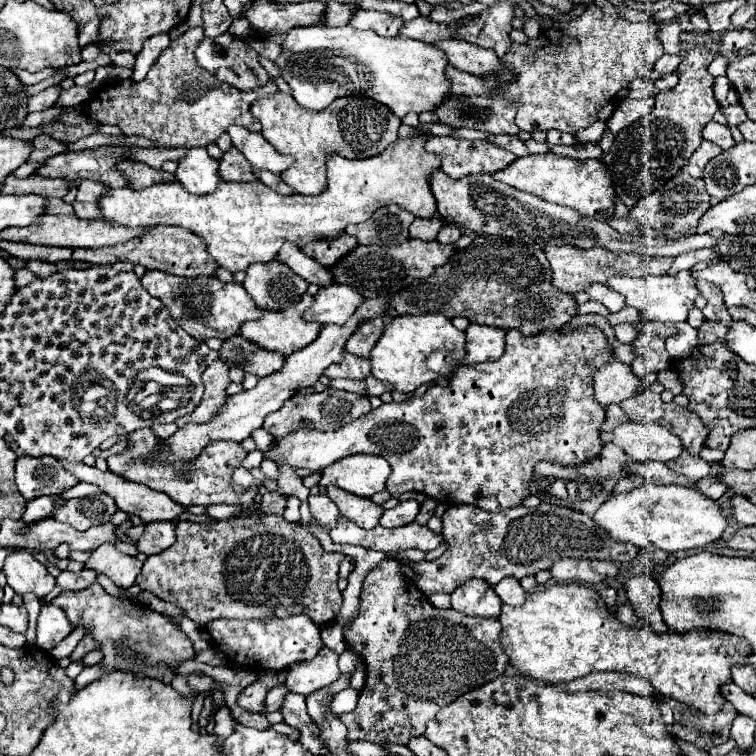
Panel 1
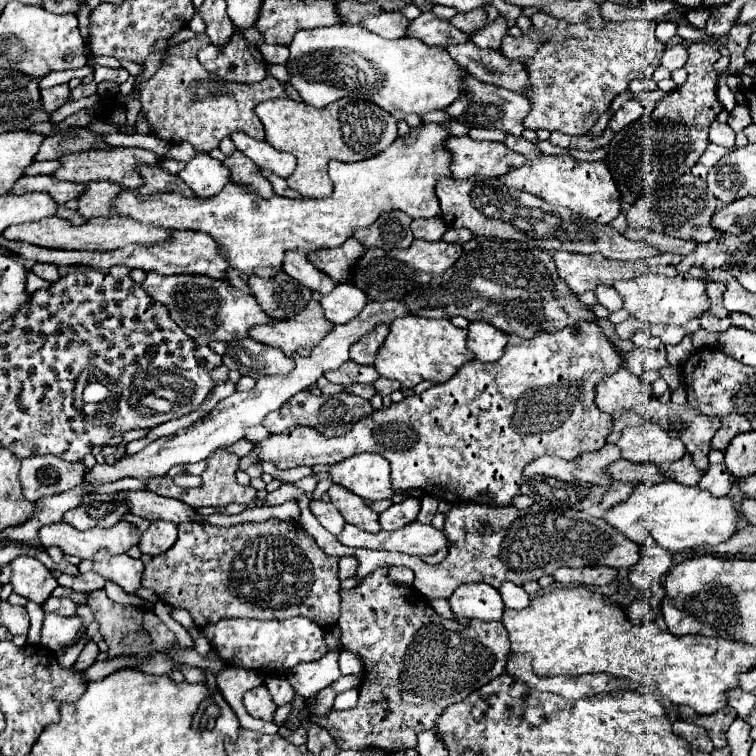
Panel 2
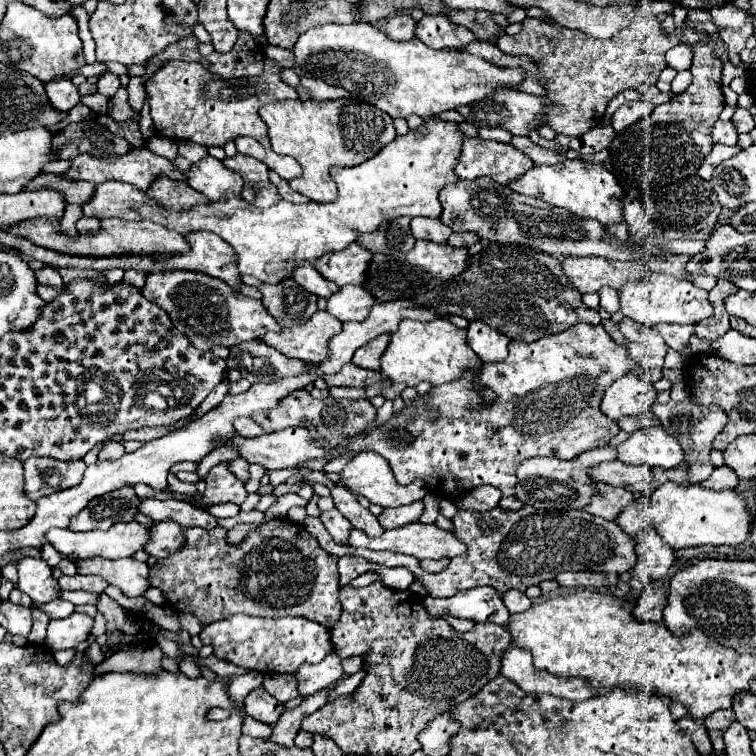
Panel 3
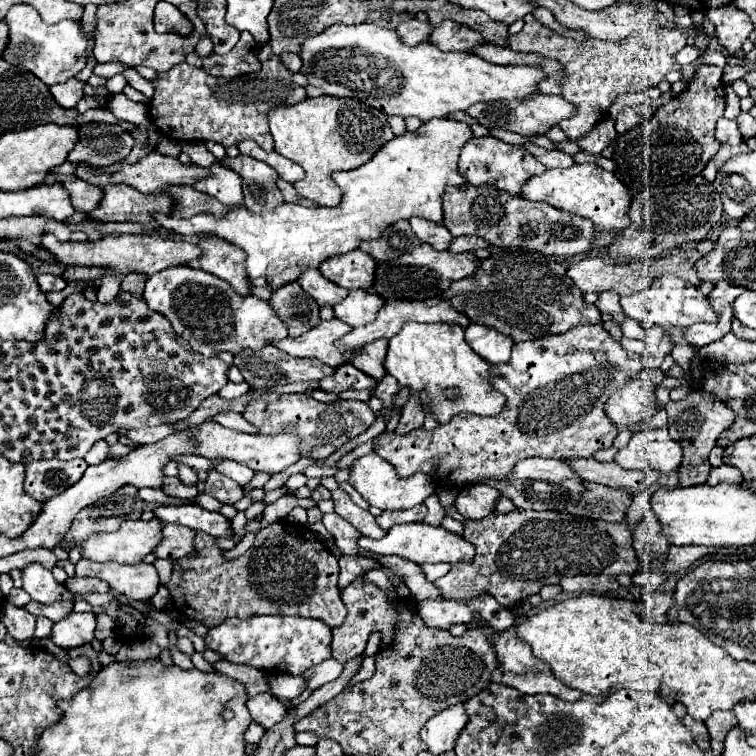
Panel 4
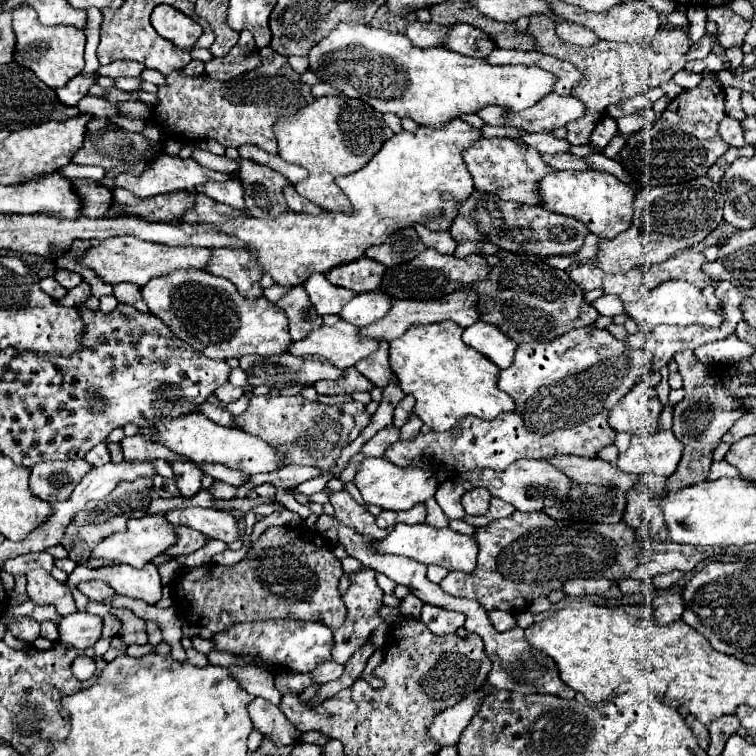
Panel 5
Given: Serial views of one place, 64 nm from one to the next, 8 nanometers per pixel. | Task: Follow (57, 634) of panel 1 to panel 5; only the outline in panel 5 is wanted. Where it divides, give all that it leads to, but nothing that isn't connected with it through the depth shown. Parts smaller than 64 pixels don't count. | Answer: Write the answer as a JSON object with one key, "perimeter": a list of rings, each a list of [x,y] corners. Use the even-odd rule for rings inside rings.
{"perimeter":[[[74,612],[58,622],[58,642],[74,648],[88,648],[94,646],[94,642],[100,638],[100,630],[100,616],[92,616],[88,612]]]}

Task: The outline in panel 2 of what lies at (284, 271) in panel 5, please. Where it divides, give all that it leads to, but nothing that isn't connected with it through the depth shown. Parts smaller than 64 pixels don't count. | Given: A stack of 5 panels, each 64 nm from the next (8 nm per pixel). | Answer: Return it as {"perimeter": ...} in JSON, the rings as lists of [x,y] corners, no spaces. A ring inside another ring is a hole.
{"perimeter":[[[420,124],[368,160],[330,160],[328,170],[334,192],[328,198],[260,198],[248,186],[228,182],[220,194],[210,198],[188,198],[180,192],[158,192],[138,198],[132,190],[122,190],[112,202],[112,210],[118,216],[144,224],[208,232],[232,268],[268,278],[282,268],[284,250],[308,254],[318,248],[340,246],[352,236],[354,228],[370,226],[382,212],[398,208],[410,218],[438,216],[440,204],[434,186],[440,176],[450,176],[450,154],[442,148],[446,138],[448,132],[442,124]]]}

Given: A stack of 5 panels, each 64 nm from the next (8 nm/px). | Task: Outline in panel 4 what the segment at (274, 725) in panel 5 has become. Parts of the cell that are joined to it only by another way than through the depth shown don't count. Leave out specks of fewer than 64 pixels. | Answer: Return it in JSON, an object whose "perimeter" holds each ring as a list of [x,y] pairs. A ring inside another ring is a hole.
{"perimeter":[[[264,692],[264,694],[256,694],[252,698],[248,698],[246,702],[248,710],[250,710],[250,716],[254,722],[262,724],[264,728],[272,728],[276,722],[280,722],[286,714],[286,708],[284,704],[274,698],[272,694]]]}

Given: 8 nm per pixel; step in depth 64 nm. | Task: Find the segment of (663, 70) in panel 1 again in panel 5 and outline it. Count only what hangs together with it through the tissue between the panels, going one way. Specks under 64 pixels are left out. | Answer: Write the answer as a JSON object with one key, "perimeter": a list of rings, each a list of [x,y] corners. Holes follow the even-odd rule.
{"perimeter":[[[708,34],[704,36],[704,40],[700,40],[698,44],[692,44],[690,46],[690,50],[686,52],[686,60],[698,60],[698,58],[704,58],[710,50],[712,50],[712,46],[714,46],[714,38],[710,38]]]}

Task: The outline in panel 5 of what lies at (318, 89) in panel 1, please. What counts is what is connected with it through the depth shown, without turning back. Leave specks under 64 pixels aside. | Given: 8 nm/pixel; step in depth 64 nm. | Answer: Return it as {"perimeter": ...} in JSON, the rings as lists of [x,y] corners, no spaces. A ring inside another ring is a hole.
{"perimeter":[[[340,24],[328,38],[312,46],[308,52],[308,70],[314,72],[320,82],[334,86],[348,98],[360,98],[378,112],[392,112],[398,118],[412,118],[420,126],[440,126],[460,114],[472,114],[484,106],[498,104],[512,110],[524,110],[534,106],[540,98],[552,92],[556,76],[536,66],[492,66],[486,60],[470,58],[446,48],[416,48],[404,34],[394,34],[382,28],[364,24]]]}

